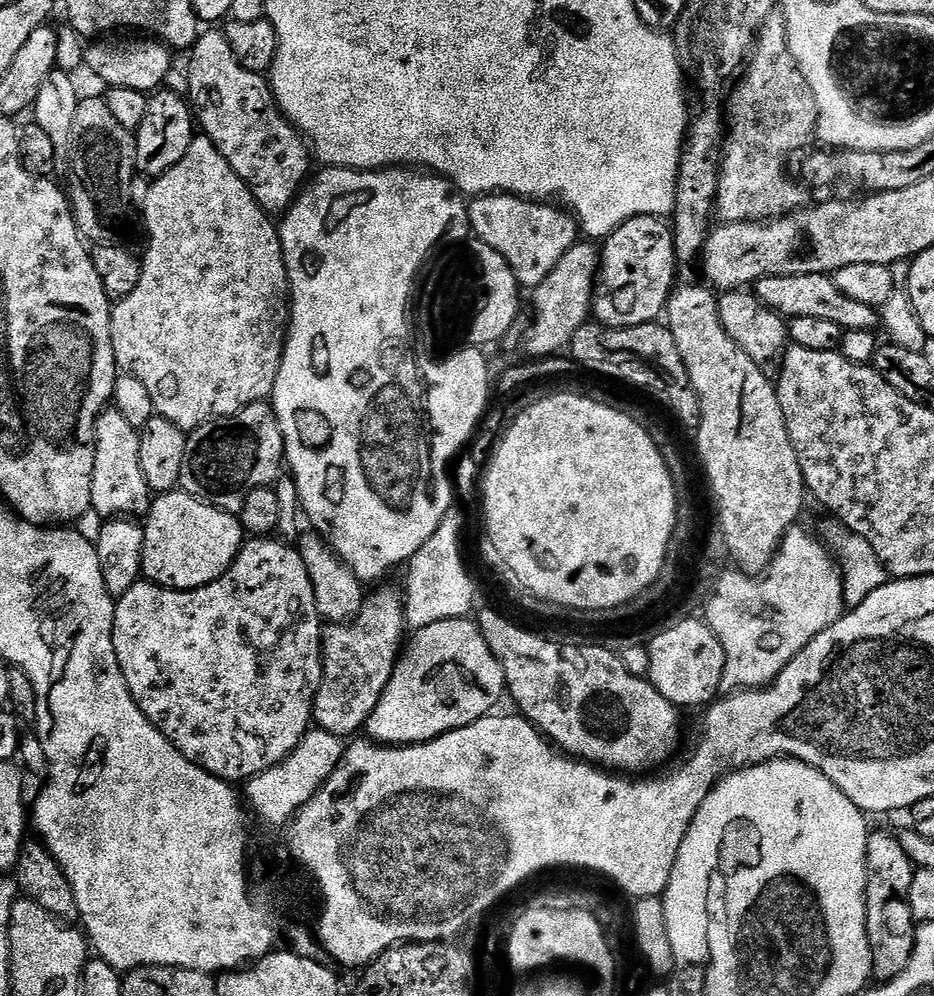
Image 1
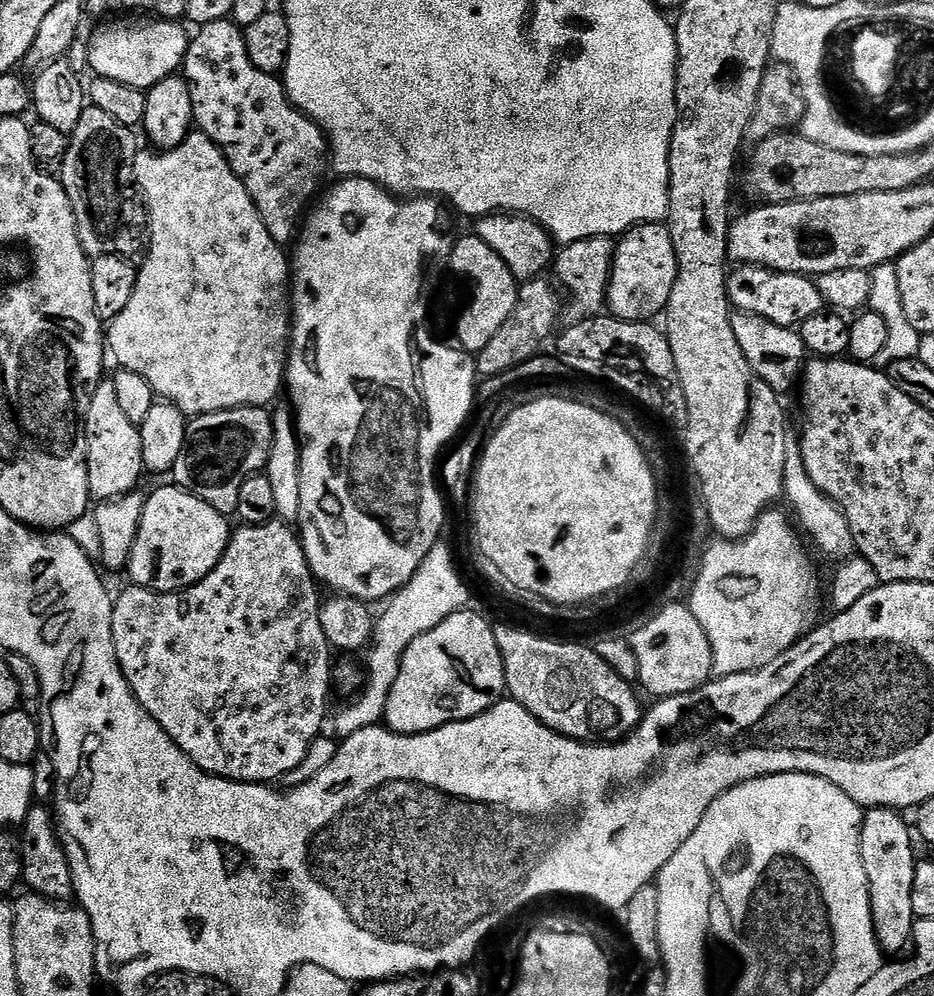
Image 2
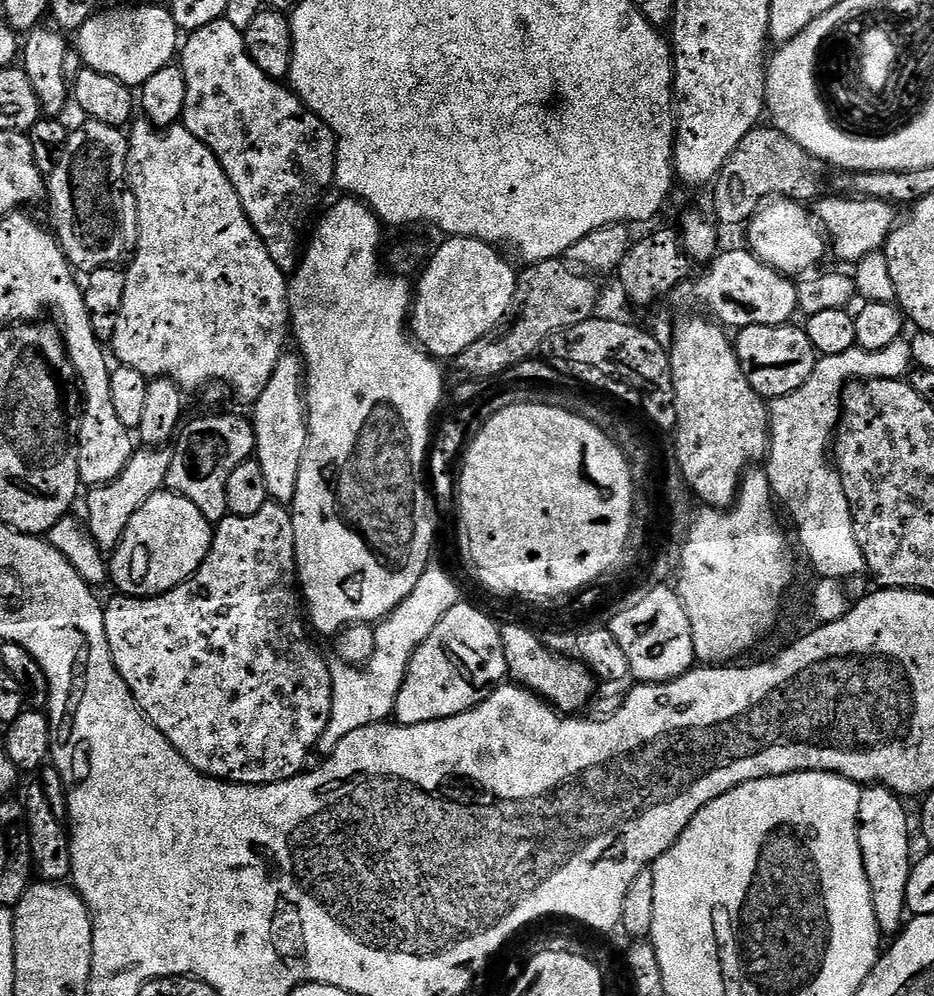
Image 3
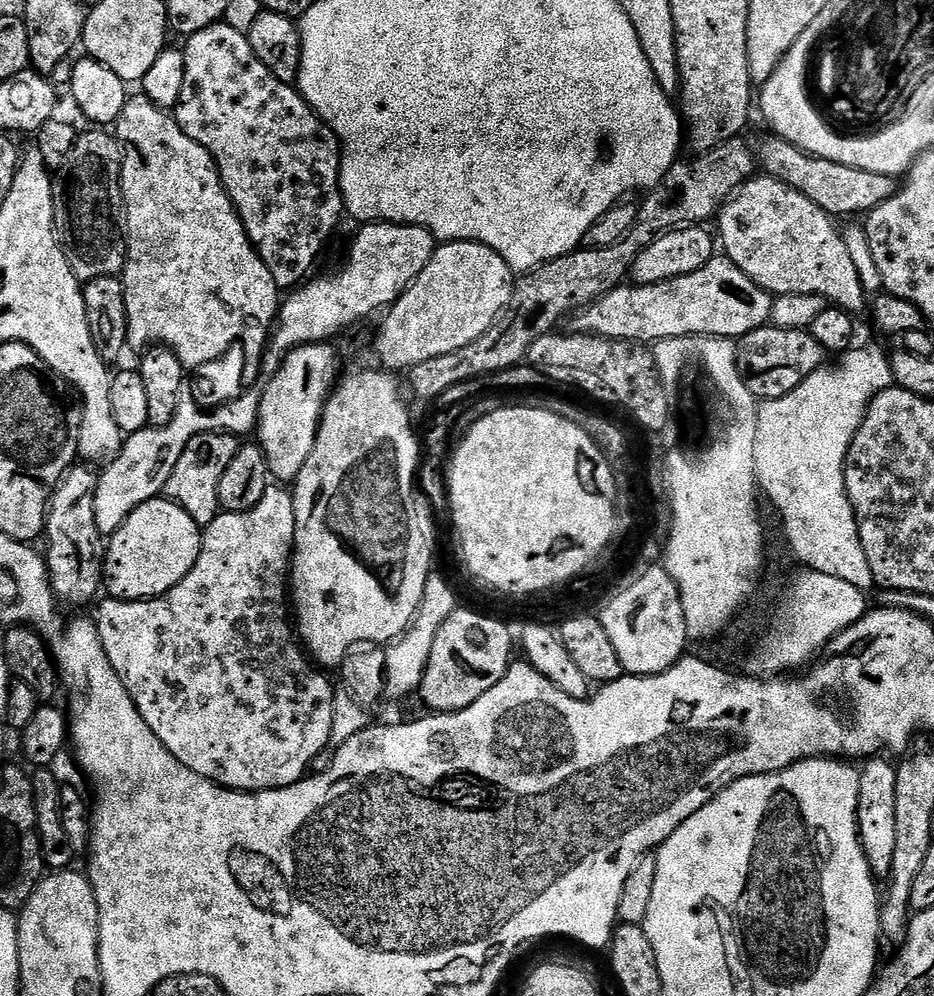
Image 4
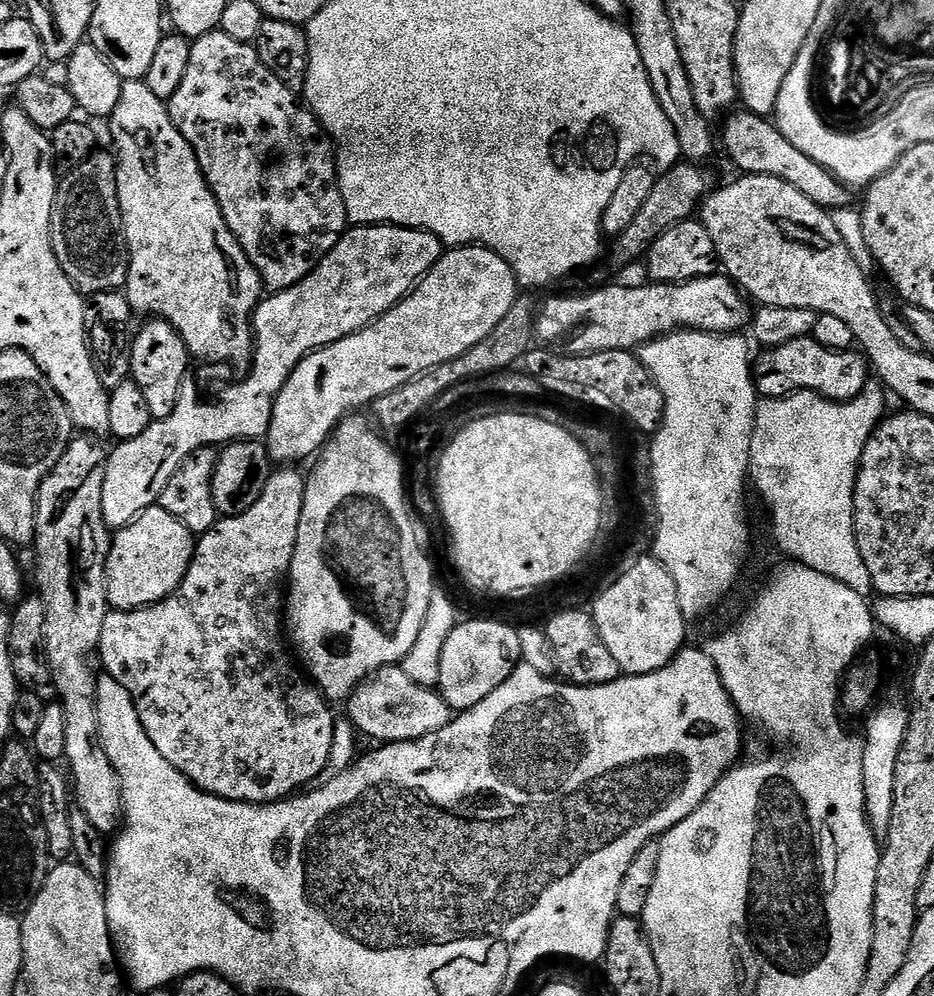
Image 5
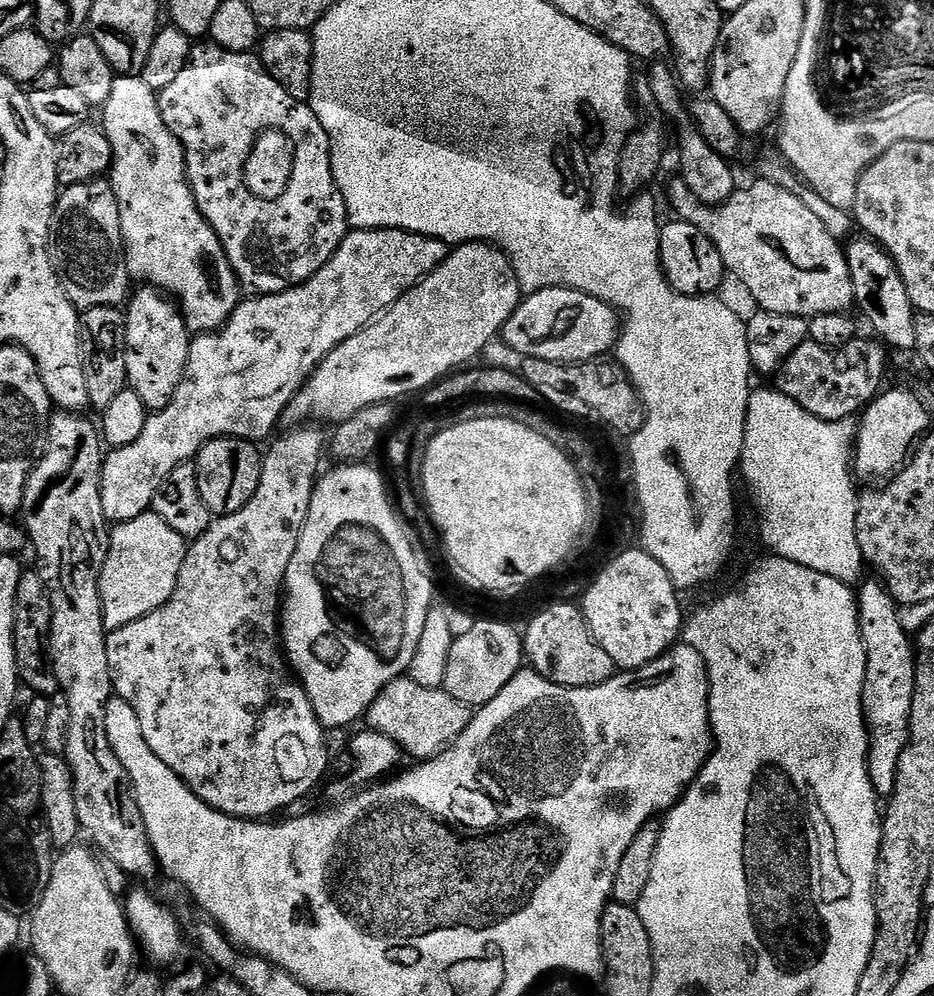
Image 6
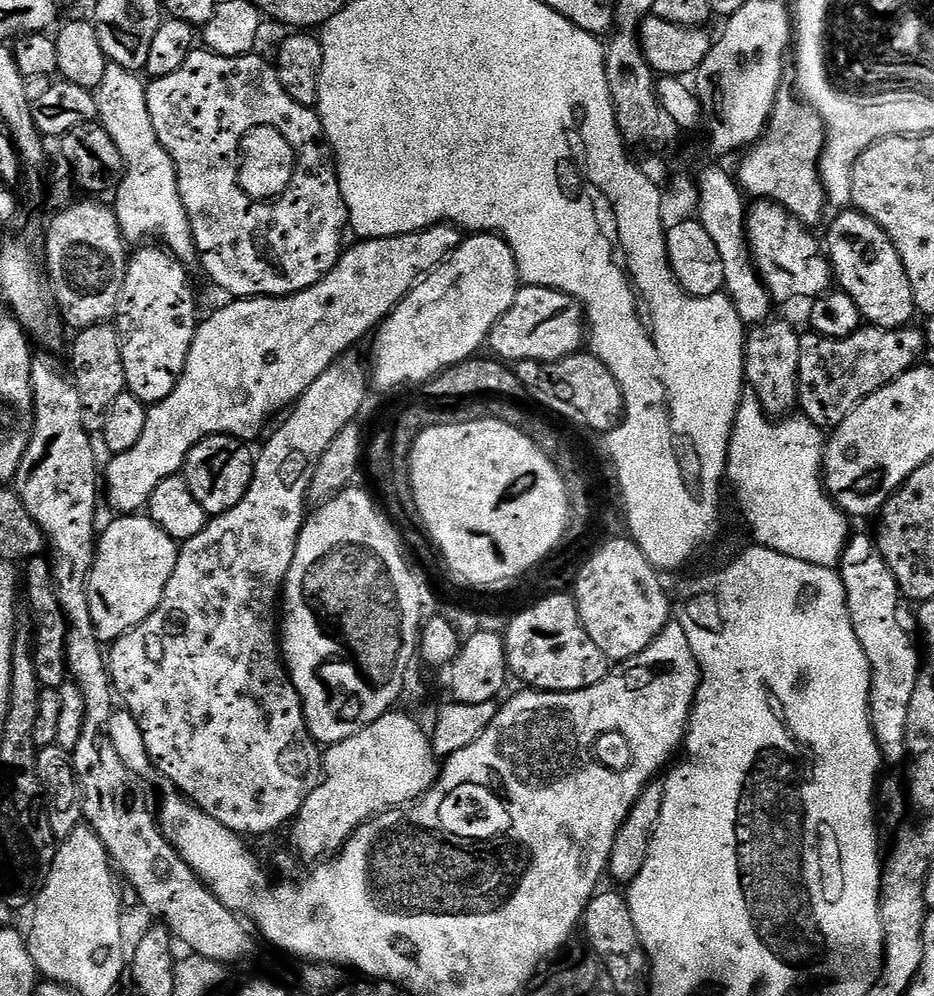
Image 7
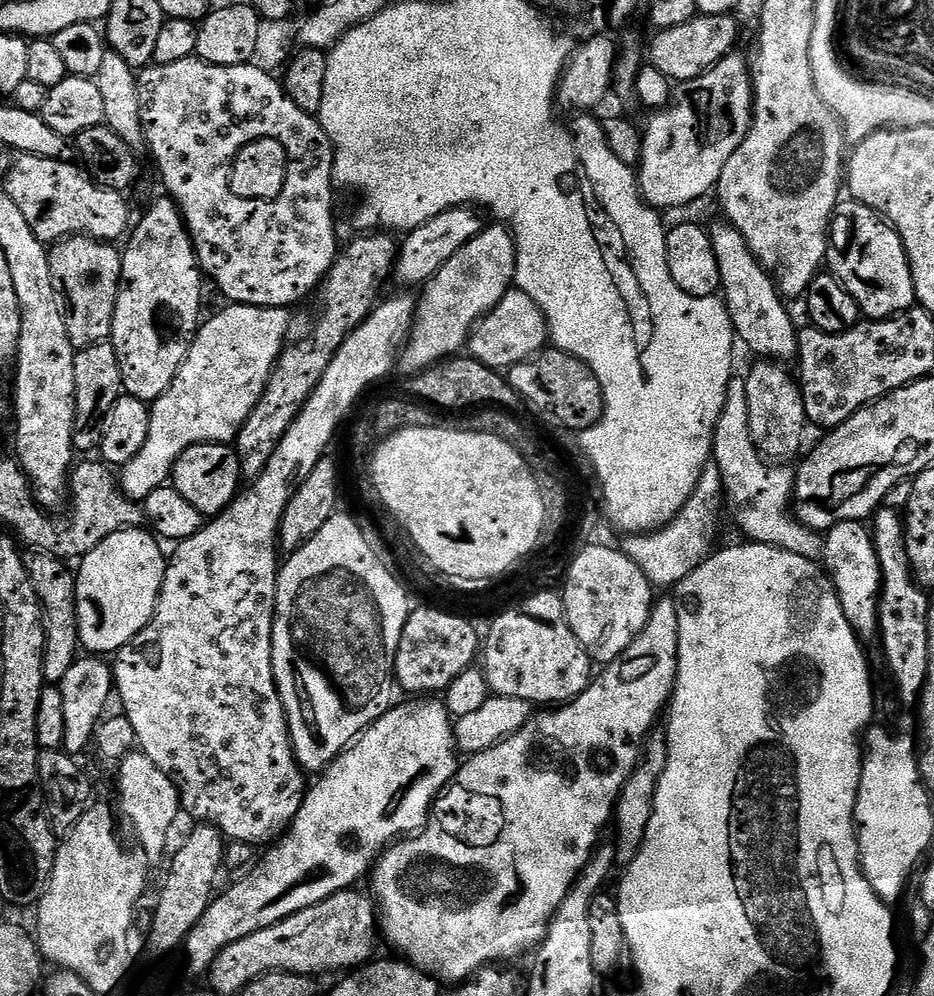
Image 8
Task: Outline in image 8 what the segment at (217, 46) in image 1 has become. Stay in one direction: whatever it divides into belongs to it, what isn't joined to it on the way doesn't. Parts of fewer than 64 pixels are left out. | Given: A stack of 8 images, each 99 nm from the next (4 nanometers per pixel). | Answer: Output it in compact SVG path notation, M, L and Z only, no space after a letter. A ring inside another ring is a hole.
M194 55L190 58L182 58L182 62L153 63L151 66L139 69L136 85L138 86L140 121L147 151L152 151L152 156L156 159L156 168L164 175L164 188L168 191L165 193L180 207L180 212L184 216L184 224L192 236L192 245L196 247L196 256L200 259L203 275L211 283L213 280L220 287L221 294L226 298L225 301L234 304L249 304L259 308L291 309L292 304L306 299L315 288L317 291L323 285L328 271L332 269L332 263L336 261L338 255L338 244L336 248L336 196L332 193L332 188L334 189L332 175L334 154L330 138L326 134L326 130L322 130L319 119L313 113L294 106L294 102L286 94L283 83L273 73L259 69L253 62L227 68L226 66L207 64L199 56ZM257 138L277 140L288 151L290 161L288 180L284 183L282 194L278 194L273 200L247 200L234 194L232 189L232 163L235 162L236 155Z

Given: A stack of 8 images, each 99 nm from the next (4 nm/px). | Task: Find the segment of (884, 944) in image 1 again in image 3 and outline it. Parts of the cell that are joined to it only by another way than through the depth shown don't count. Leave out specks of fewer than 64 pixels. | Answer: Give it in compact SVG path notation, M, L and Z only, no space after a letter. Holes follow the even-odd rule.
M883 786L865 787L858 802L858 846L862 850L862 862L870 882L874 918L881 933L888 938L895 937L906 923L906 882L910 882L910 870L914 863L914 828L908 825L904 804L901 797Z

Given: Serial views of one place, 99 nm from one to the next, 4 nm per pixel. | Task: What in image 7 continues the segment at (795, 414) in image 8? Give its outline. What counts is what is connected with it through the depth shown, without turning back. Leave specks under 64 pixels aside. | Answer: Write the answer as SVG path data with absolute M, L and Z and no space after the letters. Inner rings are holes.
M776 319L757 324L747 333L744 346L744 379L769 416L784 418L798 404L796 375L800 369L801 333L795 332L786 321Z

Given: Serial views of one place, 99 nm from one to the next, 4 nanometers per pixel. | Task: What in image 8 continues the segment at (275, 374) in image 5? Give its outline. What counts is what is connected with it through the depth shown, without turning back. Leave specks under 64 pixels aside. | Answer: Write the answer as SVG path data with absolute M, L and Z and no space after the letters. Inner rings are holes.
M468 206L451 208L438 214L438 218L430 218L430 222L407 233L398 248L394 265L395 279L400 279L404 284L427 284L439 268L446 266L446 262L450 262L450 258L454 258L454 254L466 246L466 242L473 240L485 228L485 221L480 221L479 215L481 216L479 211ZM229 303L228 308L221 310L217 316L203 321L196 329L190 350L166 394L150 404L150 434L146 434L146 442L142 450L130 458L119 469L120 489L132 500L143 502L154 490L165 487L172 475L172 467L178 458L190 446L195 444L232 444L241 426L250 418L252 411L258 406L262 394L268 385L268 379L280 354L286 347L288 336L288 315L286 308L259 308L249 304Z

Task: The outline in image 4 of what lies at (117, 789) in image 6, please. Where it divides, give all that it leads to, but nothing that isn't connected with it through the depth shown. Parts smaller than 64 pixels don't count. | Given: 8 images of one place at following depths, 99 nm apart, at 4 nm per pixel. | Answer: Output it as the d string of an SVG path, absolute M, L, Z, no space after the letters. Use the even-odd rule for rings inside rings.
M73 466L69 468L64 479L60 481L58 487L53 491L52 503L48 505L48 523L46 525L46 540L48 536L48 552L46 551L48 581L52 584L52 593L55 594L57 601L61 605L88 604L92 599L95 601L101 595L99 592L102 592L106 540L98 530L98 522L94 520L97 479L97 473L91 467Z

